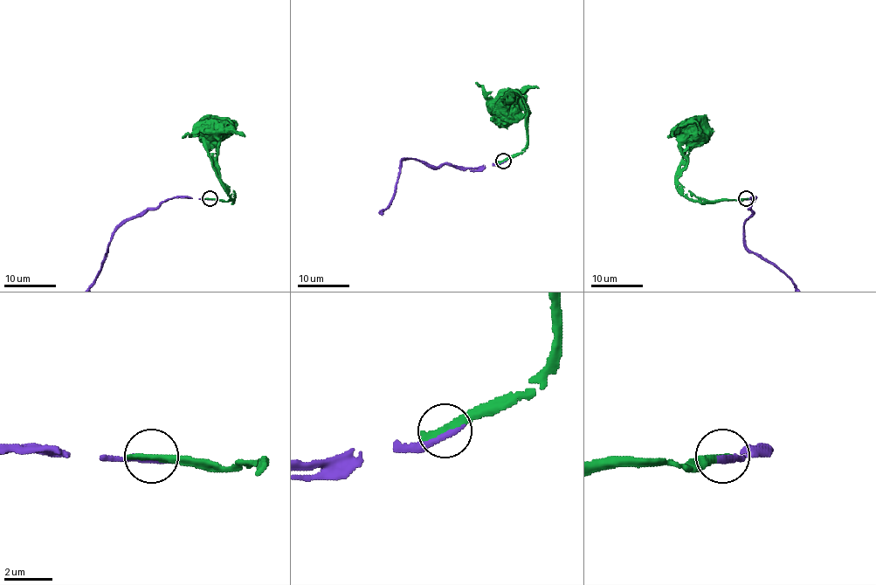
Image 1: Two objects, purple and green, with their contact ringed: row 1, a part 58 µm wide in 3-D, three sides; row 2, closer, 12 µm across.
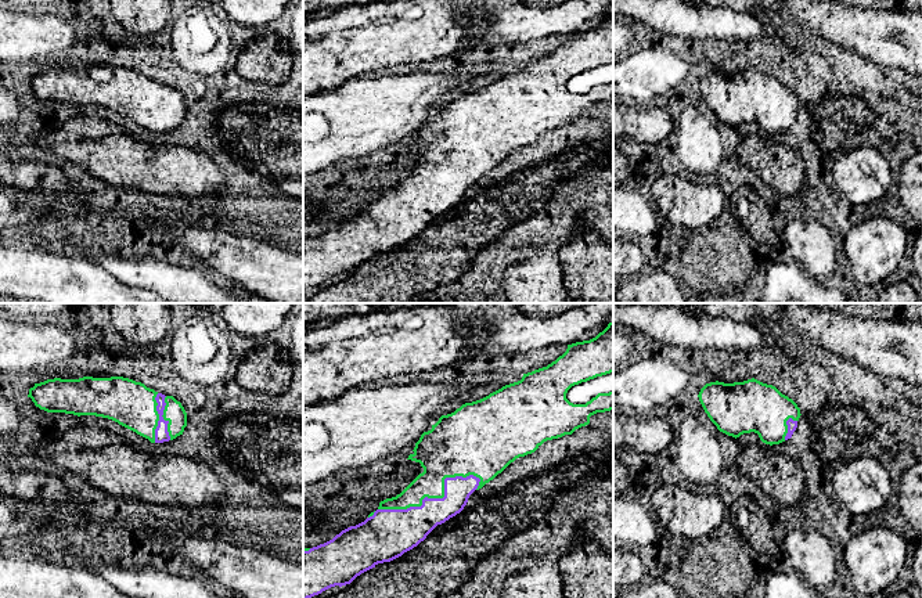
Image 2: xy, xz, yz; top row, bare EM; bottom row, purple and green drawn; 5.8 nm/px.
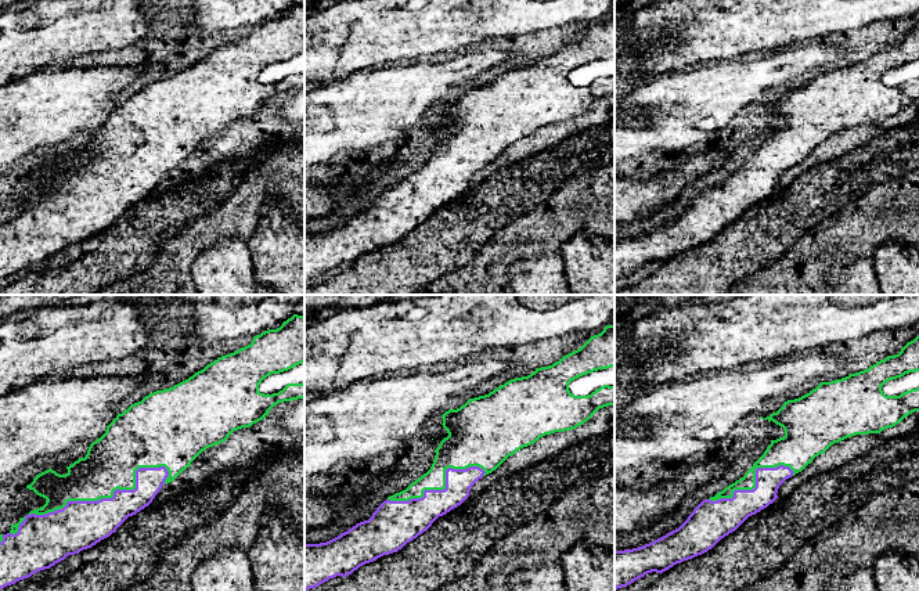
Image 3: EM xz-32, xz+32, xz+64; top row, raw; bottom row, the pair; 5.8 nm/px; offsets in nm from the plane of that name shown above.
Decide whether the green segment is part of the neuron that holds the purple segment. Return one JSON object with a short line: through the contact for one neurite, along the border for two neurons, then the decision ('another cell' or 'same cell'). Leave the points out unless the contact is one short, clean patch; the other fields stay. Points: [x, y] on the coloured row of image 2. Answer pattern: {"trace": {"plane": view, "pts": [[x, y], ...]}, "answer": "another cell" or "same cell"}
{"answer": "same cell"}

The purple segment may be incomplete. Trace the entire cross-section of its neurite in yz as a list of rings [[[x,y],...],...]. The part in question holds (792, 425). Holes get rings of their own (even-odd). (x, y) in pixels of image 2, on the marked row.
[[[754,378],[706,383],[698,397],[720,432],[735,439],[754,432],[770,446],[790,439],[802,415],[792,399]]]

